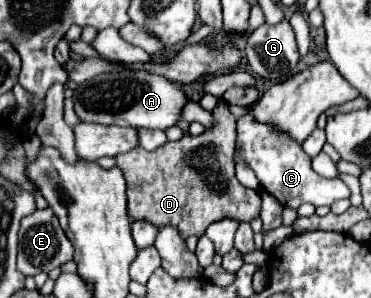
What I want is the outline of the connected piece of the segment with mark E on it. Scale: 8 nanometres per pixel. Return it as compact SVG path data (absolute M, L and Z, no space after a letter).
M50 207L36 209L34 213L26 215L20 223L20 245L18 245L18 271L24 275L36 275L40 271L52 271L60 267L62 263L70 261L74 255L74 247L64 235L58 217Z

